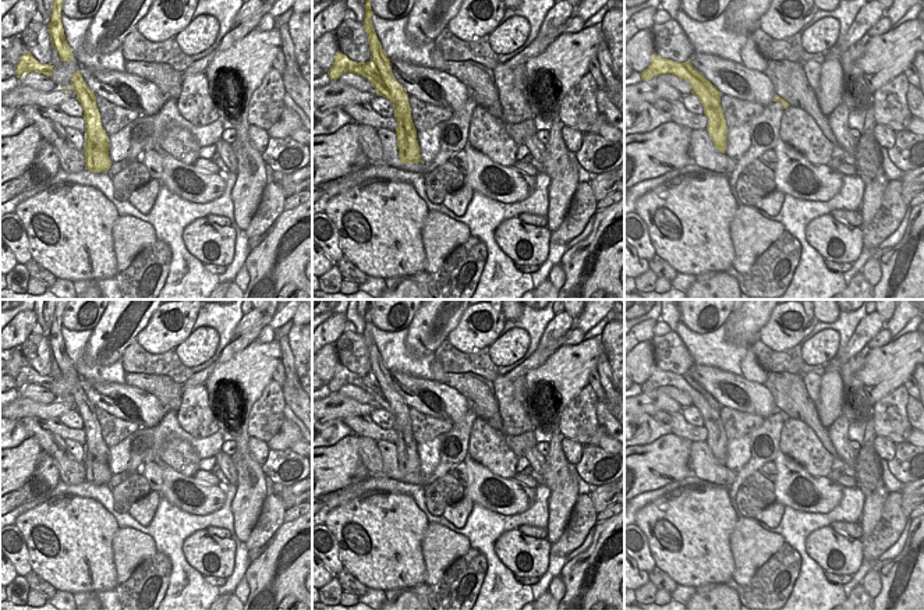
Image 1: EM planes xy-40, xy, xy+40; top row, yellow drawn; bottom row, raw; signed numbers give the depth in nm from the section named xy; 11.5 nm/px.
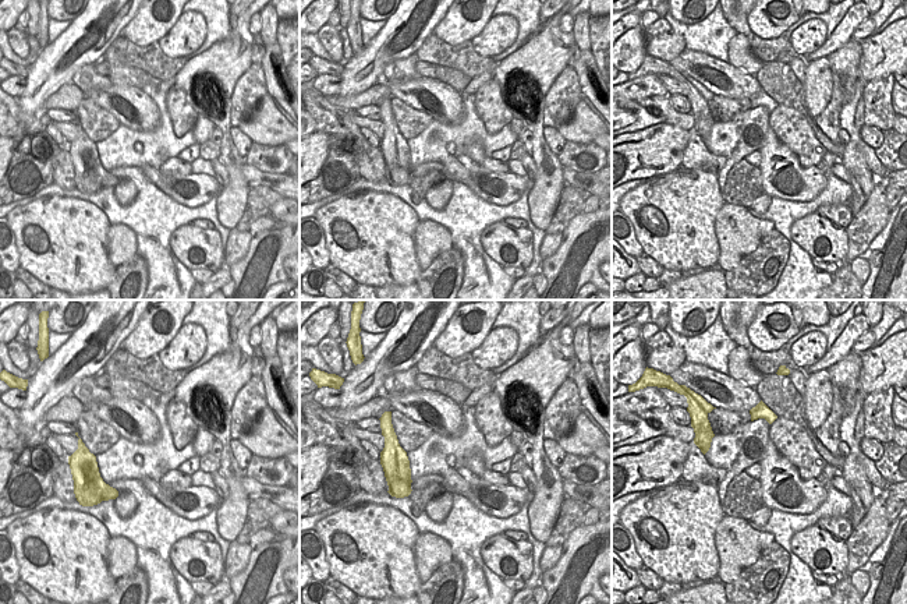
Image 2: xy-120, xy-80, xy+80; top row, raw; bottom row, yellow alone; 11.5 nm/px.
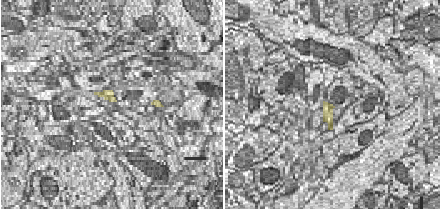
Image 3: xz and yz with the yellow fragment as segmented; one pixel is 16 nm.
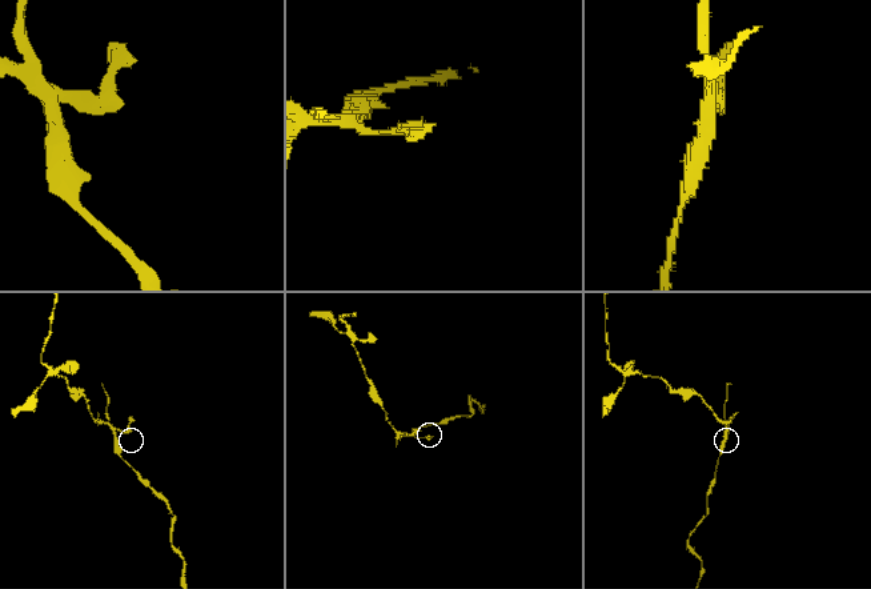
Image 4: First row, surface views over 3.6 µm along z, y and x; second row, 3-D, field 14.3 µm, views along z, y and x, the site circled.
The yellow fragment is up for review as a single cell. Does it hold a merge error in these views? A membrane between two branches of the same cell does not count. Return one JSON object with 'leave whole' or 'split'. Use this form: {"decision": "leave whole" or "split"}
{"decision": "split"}

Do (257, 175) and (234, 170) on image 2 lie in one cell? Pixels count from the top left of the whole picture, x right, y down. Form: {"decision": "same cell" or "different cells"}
{"decision": "different cells"}

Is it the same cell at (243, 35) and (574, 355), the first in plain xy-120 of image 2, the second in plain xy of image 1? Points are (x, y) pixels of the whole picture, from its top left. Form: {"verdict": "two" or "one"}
{"verdict": "one"}

